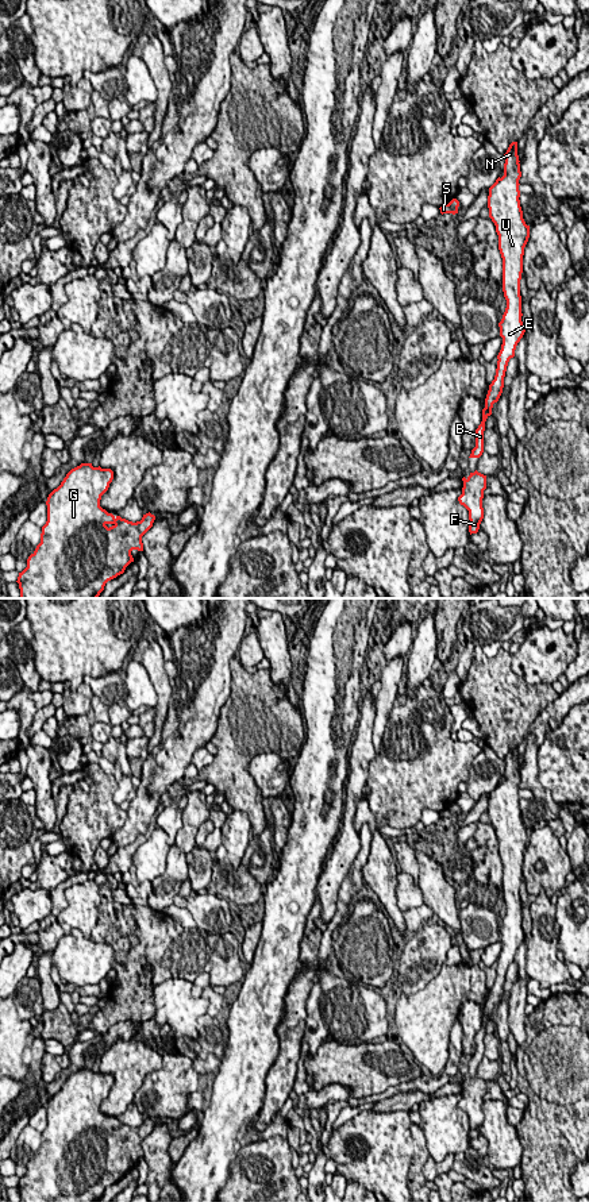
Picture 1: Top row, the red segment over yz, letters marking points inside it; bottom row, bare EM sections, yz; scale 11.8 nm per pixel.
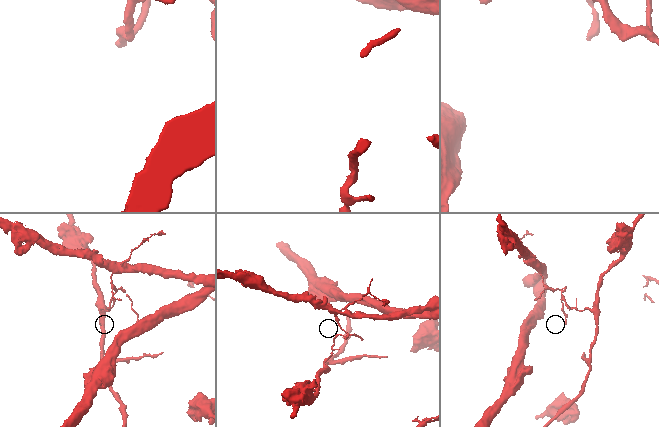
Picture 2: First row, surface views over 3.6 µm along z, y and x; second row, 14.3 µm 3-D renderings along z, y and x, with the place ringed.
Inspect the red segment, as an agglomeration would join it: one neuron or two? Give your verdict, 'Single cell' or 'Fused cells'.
Fused cells

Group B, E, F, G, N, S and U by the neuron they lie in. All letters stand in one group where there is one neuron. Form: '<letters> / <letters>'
B E F G N U / S

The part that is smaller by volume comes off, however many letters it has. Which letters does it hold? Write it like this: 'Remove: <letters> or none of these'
Remove: S

